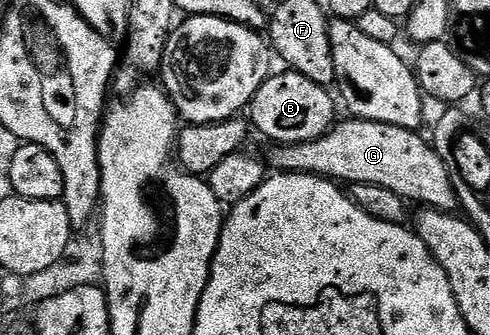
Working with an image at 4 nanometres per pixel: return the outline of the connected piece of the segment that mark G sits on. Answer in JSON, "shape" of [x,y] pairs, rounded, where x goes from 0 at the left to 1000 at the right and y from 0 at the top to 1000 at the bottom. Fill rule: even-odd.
{"shape":[[[694,355],[655,412],[563,439],[551,487],[561,487],[563,504],[582,513],[661,525],[665,537],[698,543],[708,555],[737,543],[786,555],[786,567],[802,567],[802,579],[824,597],[849,597],[863,609],[855,615],[869,615],[880,627],[927,636],[937,621],[937,597],[929,588],[924,543],[916,531],[908,484],[873,421],[869,430],[855,409],[853,391],[778,364],[706,355]]]}

